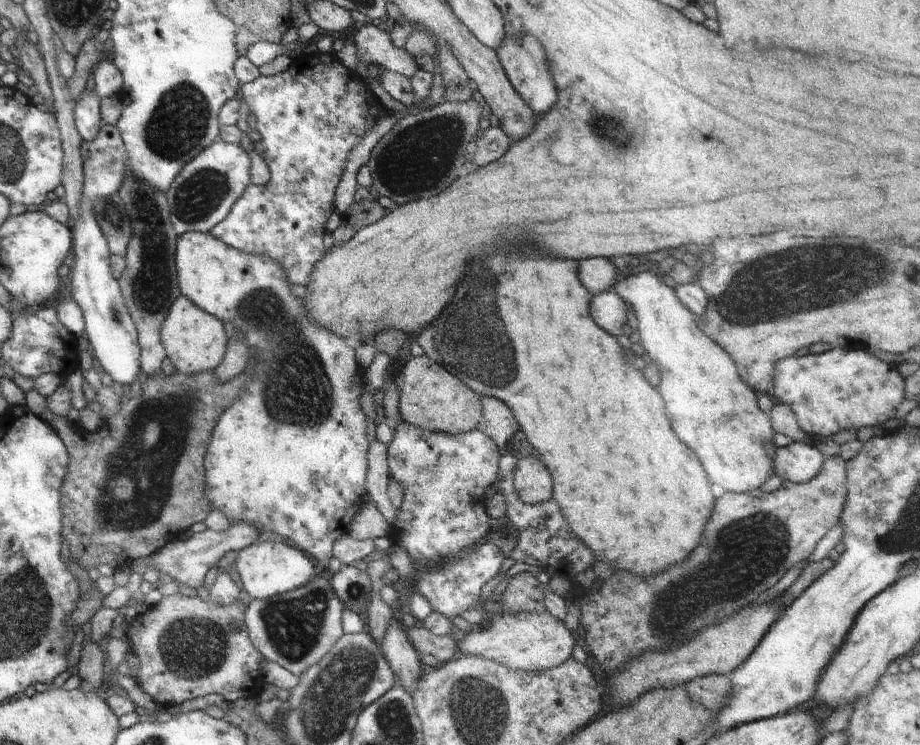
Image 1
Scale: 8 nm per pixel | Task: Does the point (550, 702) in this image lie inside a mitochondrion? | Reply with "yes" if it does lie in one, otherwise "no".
no

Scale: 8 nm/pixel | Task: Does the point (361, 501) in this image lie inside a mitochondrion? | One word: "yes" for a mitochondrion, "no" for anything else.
no

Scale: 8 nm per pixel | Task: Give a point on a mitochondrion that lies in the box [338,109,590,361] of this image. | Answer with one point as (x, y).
(418, 158)

